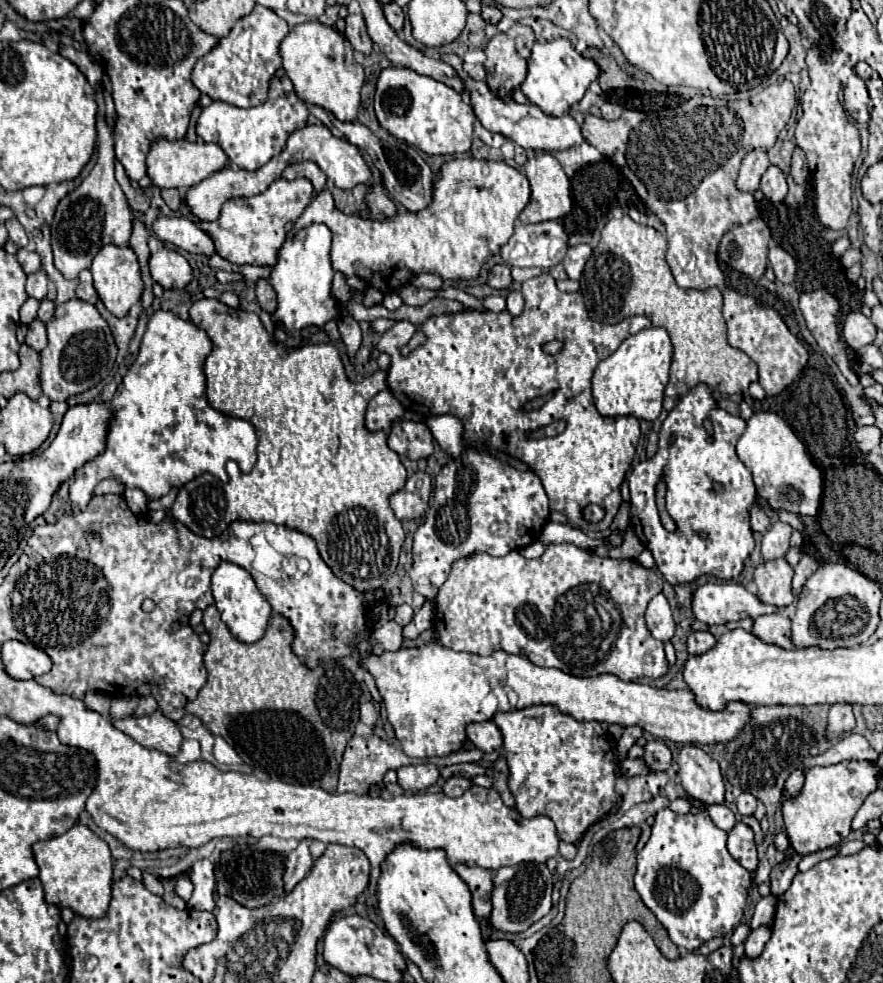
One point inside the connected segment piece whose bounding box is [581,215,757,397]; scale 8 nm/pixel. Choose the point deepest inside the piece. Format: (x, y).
(627, 274)

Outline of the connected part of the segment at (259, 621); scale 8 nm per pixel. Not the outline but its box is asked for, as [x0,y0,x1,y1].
[211,561,271,643]

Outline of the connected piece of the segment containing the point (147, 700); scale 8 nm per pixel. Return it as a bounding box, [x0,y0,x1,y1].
[133,697,157,717]

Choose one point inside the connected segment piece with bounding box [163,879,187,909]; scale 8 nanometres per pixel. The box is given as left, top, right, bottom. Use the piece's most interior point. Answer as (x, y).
(170, 896)

